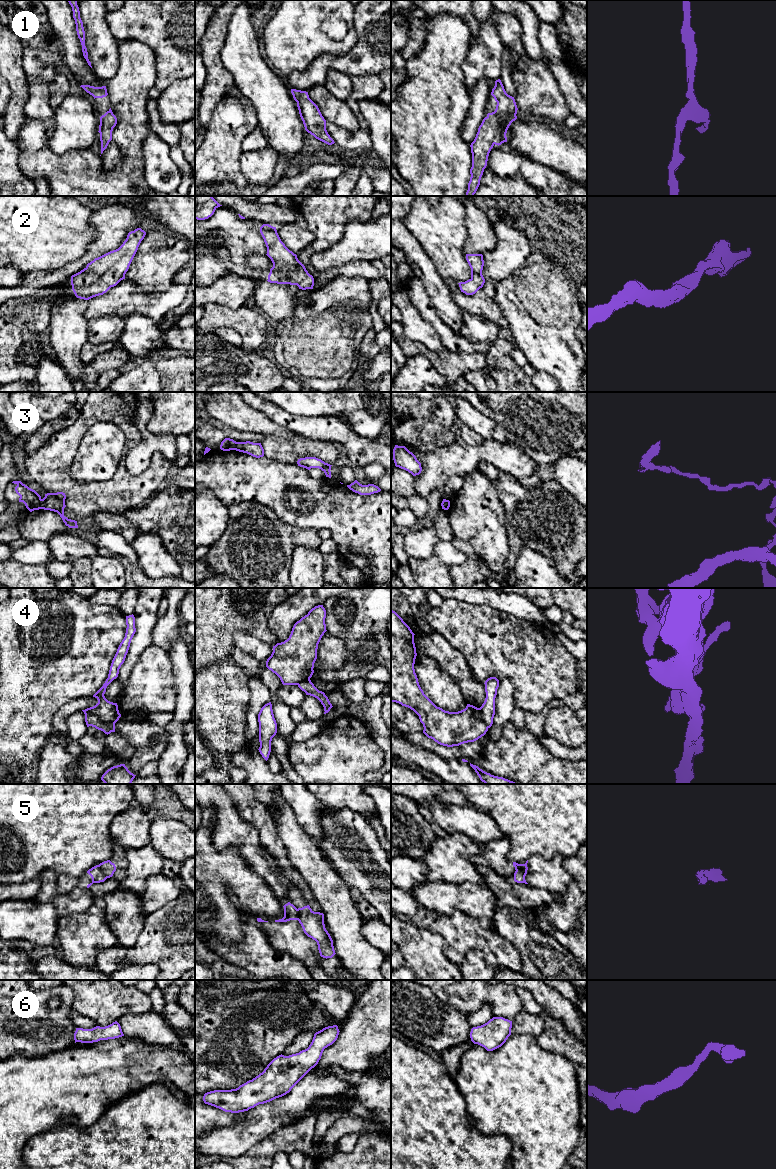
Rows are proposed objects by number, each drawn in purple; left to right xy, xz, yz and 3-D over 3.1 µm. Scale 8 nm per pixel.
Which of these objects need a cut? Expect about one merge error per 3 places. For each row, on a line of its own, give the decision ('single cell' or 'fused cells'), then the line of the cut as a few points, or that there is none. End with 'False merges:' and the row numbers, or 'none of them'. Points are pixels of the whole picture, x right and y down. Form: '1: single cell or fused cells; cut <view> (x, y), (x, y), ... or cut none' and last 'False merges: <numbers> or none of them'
1: single cell; cut none
2: single cell; cut none
3: fused cells; cut xy (40, 499), (41, 508)
4: fused cells; cut xy (85, 713), (94, 712), (112, 731)
5: fused cells; cut xy (98, 865), (106, 878)
6: single cell; cut none
False merges: 3, 4, 5

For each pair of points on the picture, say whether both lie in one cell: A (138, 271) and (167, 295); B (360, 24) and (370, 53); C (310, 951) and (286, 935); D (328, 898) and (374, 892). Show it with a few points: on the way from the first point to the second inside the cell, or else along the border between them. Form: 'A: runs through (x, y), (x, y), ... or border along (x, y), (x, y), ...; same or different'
A: border along (172, 281), (162, 291), (141, 292), (139, 290); different
B: runs through (367, 31), (370, 34), (370, 46); same
C: runs through (304, 949), (292, 940); same
D: border along (340, 876), (355, 894); different

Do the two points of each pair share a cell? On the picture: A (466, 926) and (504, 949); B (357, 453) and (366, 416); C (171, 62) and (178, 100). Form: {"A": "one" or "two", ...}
{"A": "one", "B": "two", "C": "two"}

